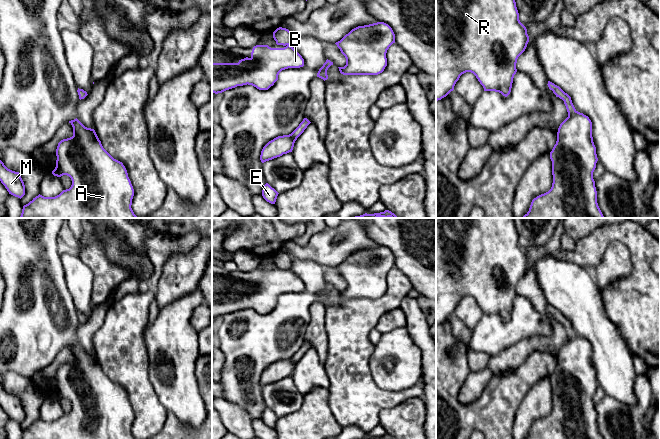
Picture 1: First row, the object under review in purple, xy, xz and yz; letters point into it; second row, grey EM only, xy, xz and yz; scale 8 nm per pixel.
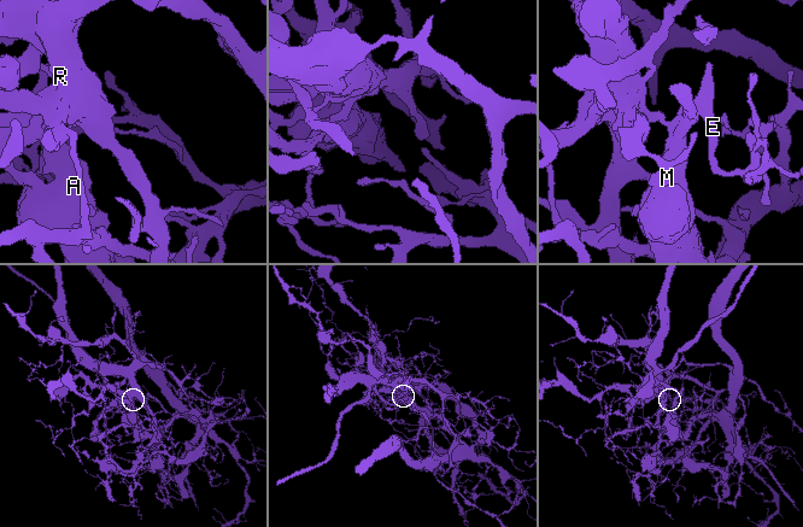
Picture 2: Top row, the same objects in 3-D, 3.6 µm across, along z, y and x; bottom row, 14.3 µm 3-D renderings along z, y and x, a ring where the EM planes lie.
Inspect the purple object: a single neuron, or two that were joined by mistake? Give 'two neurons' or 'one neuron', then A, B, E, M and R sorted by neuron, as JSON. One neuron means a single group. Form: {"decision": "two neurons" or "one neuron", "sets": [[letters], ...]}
{"decision": "two neurons", "sets": [["A", "E", "M"], ["B", "R"]]}

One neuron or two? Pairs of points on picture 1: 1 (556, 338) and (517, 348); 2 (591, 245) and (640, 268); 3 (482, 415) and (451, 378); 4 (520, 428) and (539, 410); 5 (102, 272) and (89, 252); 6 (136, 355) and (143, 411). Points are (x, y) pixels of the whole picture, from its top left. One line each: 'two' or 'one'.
1: one
2: one
3: one
4: one
5: one
6: one

